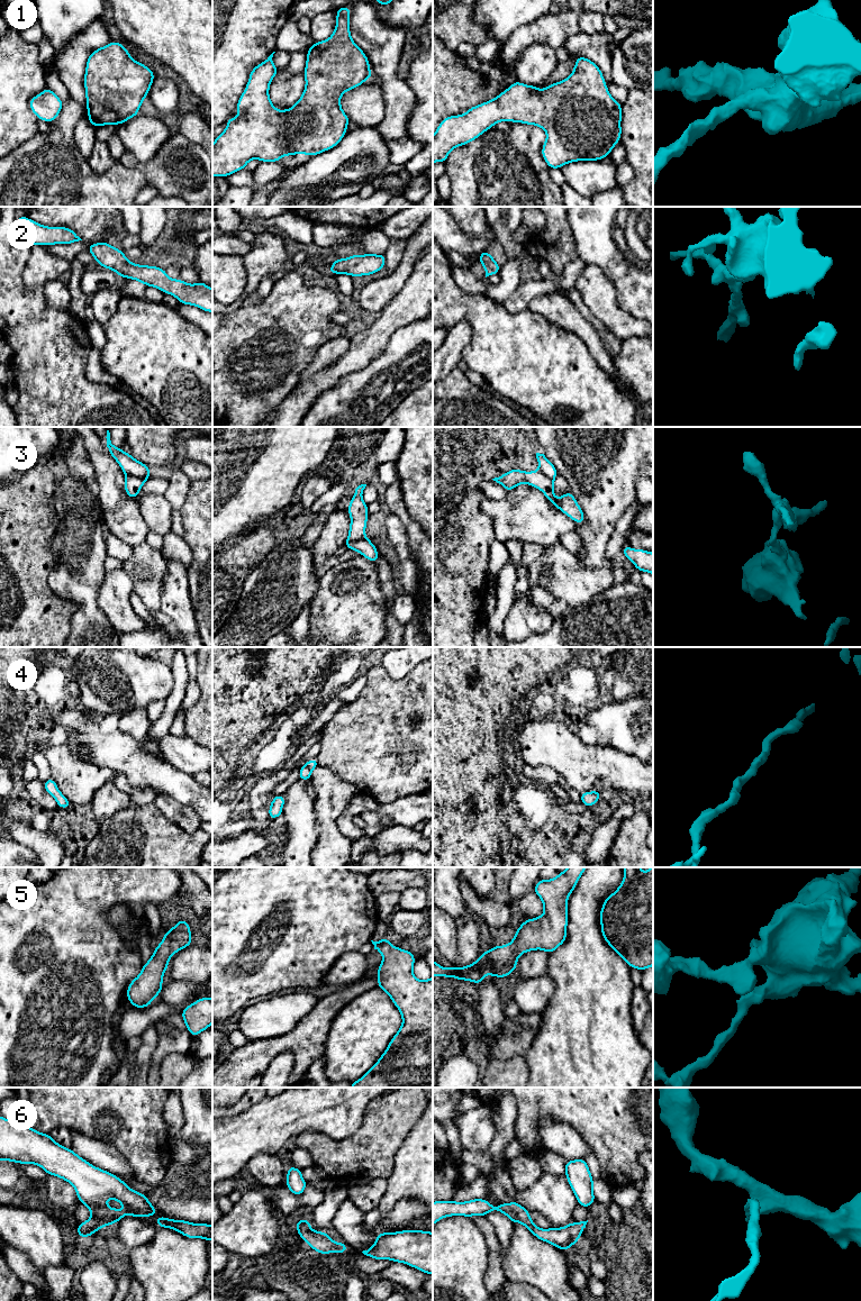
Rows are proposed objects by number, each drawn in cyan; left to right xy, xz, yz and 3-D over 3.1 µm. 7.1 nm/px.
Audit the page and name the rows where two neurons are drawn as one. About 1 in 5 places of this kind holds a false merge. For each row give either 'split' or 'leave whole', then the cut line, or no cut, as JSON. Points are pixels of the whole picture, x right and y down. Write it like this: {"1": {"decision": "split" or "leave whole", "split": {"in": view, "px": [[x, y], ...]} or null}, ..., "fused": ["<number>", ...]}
{"1": {"decision": "leave whole", "split": null}, "2": {"decision": "leave whole", "split": null}, "3": {"decision": "split", "split": {"in": "xz", "px": [[365, 538], [353, 540], [345, 545]]}}, "4": {"decision": "leave whole", "split": null}, "5": {"decision": "leave whole", "split": null}, "6": {"decision": "leave whole", "split": null}, "fused": ["3"]}

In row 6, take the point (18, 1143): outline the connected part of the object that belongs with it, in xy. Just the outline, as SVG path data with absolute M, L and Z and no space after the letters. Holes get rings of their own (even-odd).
M0 1116L0 1161L21 1163L24 1165L36 1164L48 1175L61 1177L72 1184L76 1191L78 1199L89 1208L91 1213L91 1218L79 1223L76 1228L78 1235L82 1238L88 1238L89 1235L92 1236L101 1227L117 1223L126 1216L137 1218L139 1216L151 1217L157 1213L145 1194L132 1190L116 1175L91 1165L71 1148L61 1146L48 1134L35 1130L21 1120L11 1121ZM107 1199L117 1200L127 1212L109 1208L106 1203Z

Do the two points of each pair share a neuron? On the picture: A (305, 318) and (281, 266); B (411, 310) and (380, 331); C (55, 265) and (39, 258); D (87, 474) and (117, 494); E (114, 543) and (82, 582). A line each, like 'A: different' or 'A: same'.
A: different
B: same
C: same
D: different
E: different

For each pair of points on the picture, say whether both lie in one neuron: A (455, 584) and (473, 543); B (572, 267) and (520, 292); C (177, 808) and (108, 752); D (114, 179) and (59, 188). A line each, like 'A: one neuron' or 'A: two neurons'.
A: one neuron
B: one neuron
C: two neurons
D: one neuron

